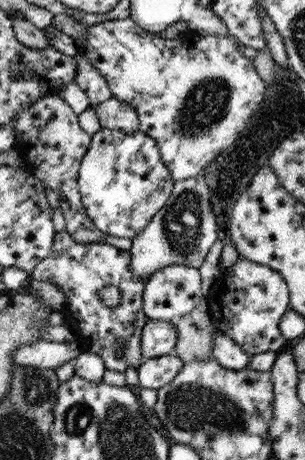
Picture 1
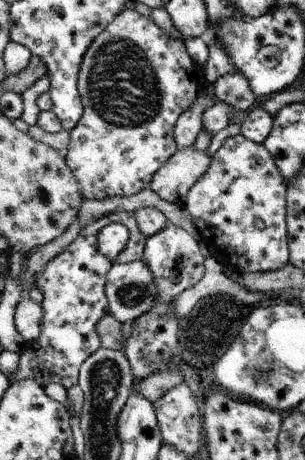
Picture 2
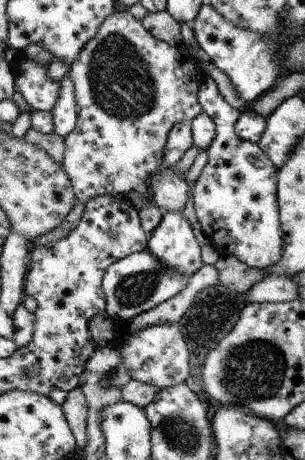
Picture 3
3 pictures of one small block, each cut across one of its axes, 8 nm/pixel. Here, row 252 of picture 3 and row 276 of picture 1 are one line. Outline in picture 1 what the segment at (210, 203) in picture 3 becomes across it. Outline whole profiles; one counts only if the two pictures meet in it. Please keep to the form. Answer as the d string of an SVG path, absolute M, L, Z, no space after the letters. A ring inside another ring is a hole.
M237 256L237 262L229 272L219 270L219 278L211 286L207 302L217 330L231 338L245 354L255 356L263 352L277 352L277 348L285 342L283 334L277 330L277 322L281 322L289 310L289 288L275 270Z

